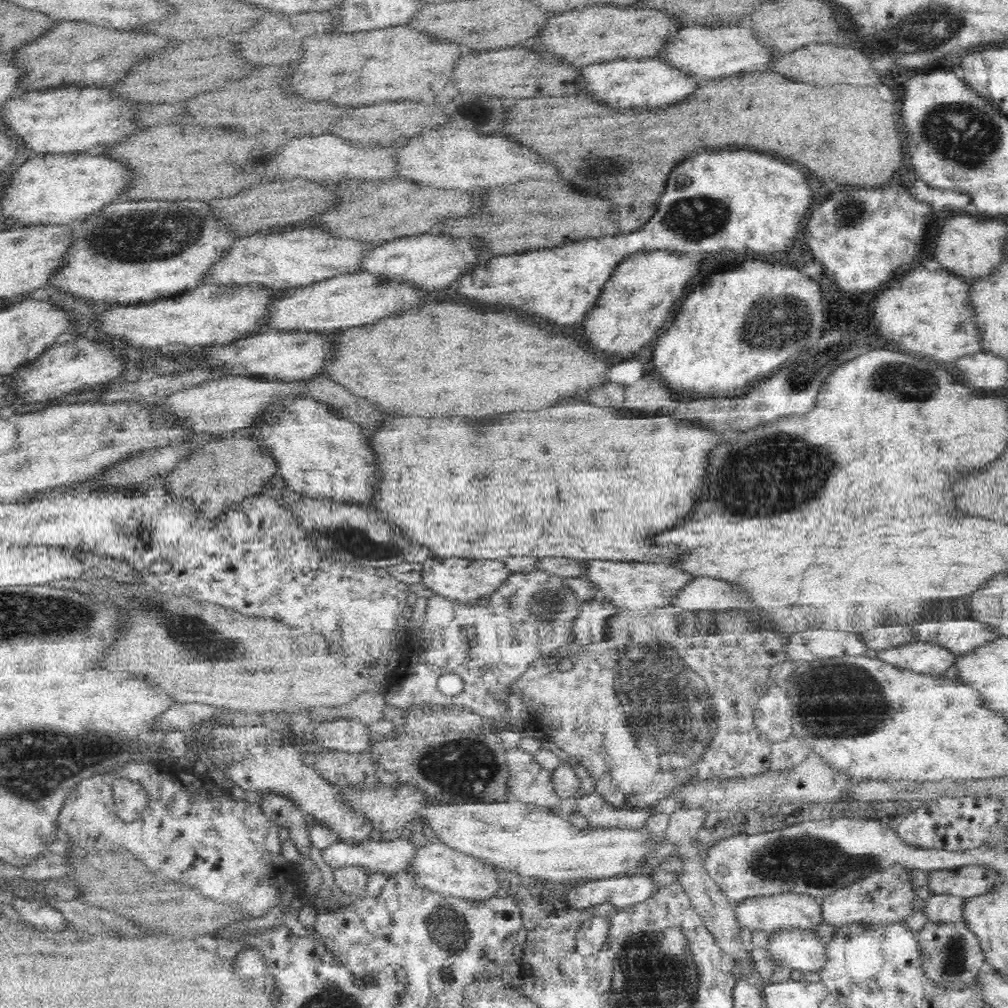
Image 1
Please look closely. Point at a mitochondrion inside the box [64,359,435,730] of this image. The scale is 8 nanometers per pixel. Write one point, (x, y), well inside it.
(192, 631)

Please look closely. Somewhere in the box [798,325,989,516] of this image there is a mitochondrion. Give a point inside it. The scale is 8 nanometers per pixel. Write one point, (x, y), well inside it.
(908, 382)

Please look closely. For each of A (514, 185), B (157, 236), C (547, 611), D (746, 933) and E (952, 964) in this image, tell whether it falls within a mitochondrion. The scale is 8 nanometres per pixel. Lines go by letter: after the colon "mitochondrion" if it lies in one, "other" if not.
A: other
B: mitochondrion
C: mitochondrion
D: other
E: mitochondrion

